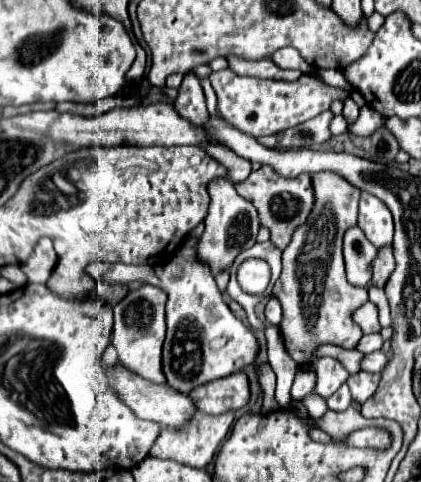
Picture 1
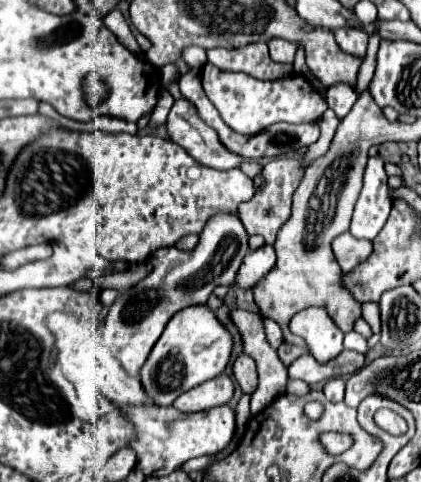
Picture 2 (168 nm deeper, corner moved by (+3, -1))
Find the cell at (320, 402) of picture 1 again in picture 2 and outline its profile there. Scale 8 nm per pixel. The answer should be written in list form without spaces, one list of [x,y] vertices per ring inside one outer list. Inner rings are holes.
[[[289,381],[287,383],[287,393],[289,395],[305,397],[305,395],[309,395],[309,391],[311,391],[311,387],[307,383],[303,383],[303,381]]]

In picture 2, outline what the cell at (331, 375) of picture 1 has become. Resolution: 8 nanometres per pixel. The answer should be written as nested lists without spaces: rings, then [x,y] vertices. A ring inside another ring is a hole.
[[[311,307],[291,319],[291,331],[307,341],[311,355],[319,363],[329,363],[343,351],[343,333],[329,319],[325,309]]]

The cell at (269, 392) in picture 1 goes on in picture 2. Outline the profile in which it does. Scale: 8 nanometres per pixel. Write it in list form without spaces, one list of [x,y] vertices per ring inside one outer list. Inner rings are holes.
[[[241,355],[235,359],[233,363],[233,375],[237,379],[237,383],[241,385],[243,393],[253,395],[259,383],[259,375],[257,375],[257,363],[253,357],[249,355]]]

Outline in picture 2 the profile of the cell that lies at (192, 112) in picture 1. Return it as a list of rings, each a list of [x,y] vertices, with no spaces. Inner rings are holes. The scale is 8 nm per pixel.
[[[181,97],[181,99],[177,99],[177,101],[173,103],[173,107],[171,107],[171,111],[169,111],[169,117],[167,117],[167,131],[169,131],[171,141],[175,141],[175,143],[179,143],[181,147],[185,147],[187,153],[189,153],[197,163],[201,163],[201,165],[207,165],[207,167],[213,167],[213,169],[221,169],[221,171],[229,171],[229,169],[237,169],[237,167],[245,161],[245,157],[229,151],[229,149],[221,143],[217,131],[211,129],[211,127],[199,117],[197,107],[195,107],[189,99],[185,99],[185,97]]]

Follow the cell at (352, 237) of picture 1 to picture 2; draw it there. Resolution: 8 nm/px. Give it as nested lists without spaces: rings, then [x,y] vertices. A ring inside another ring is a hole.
[[[341,233],[333,239],[333,253],[345,273],[353,271],[359,263],[363,263],[371,255],[371,241],[355,239],[349,233]]]

